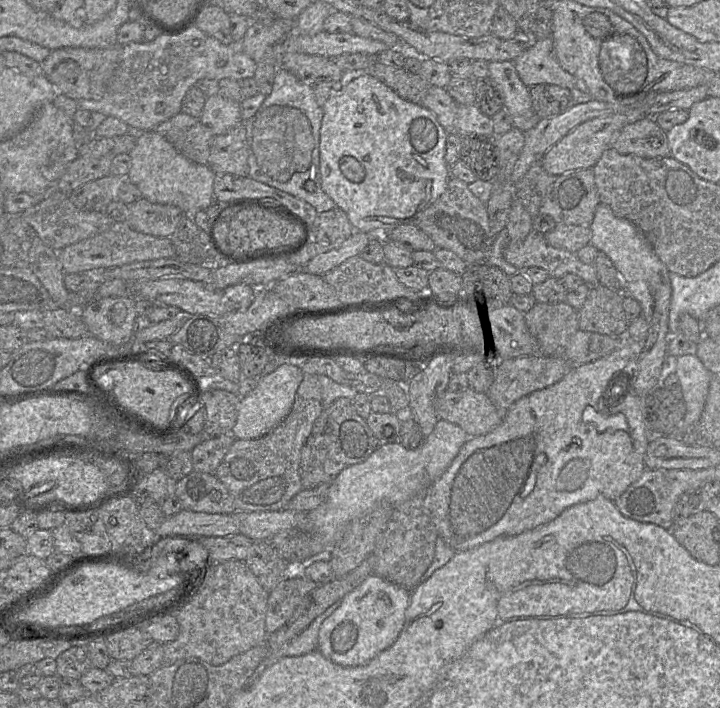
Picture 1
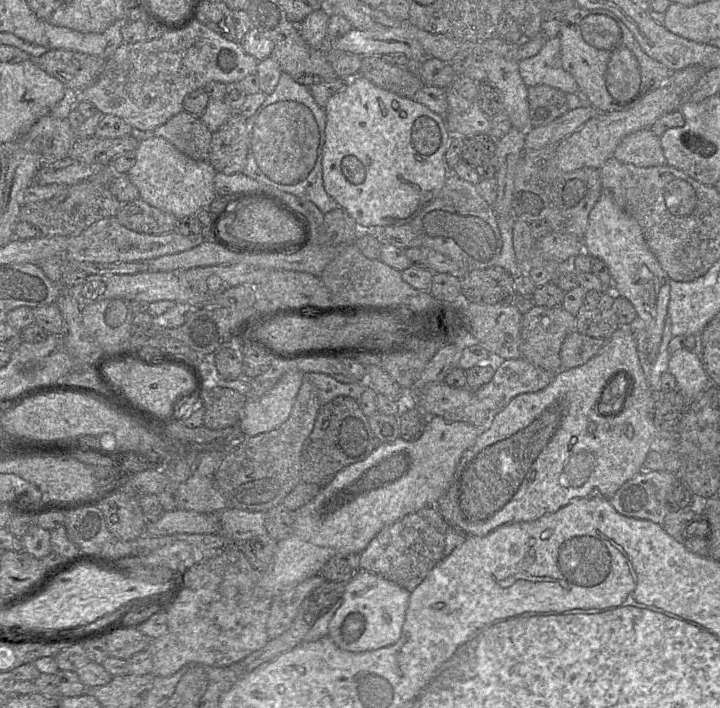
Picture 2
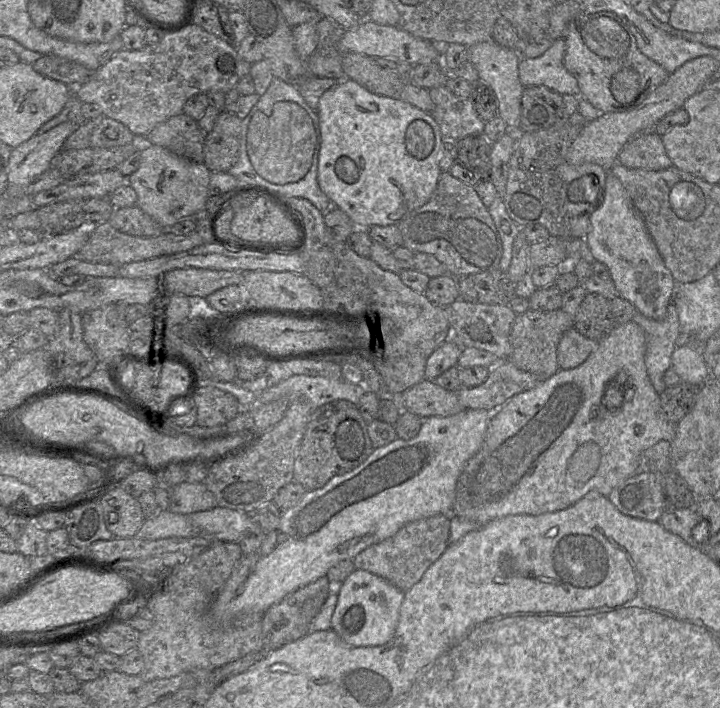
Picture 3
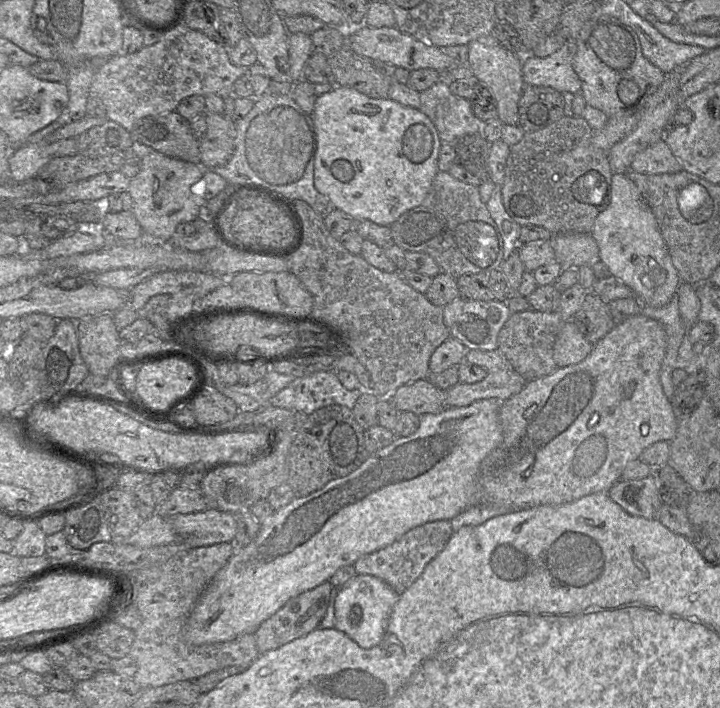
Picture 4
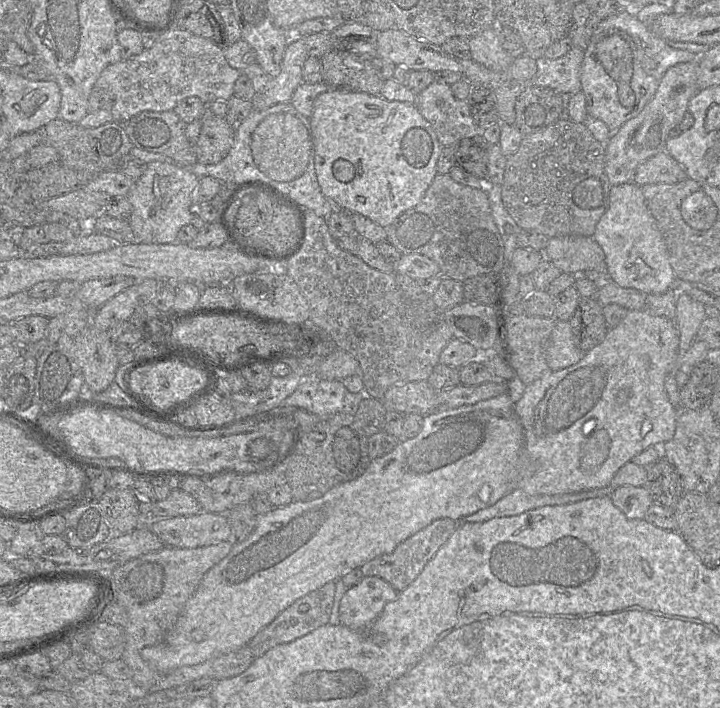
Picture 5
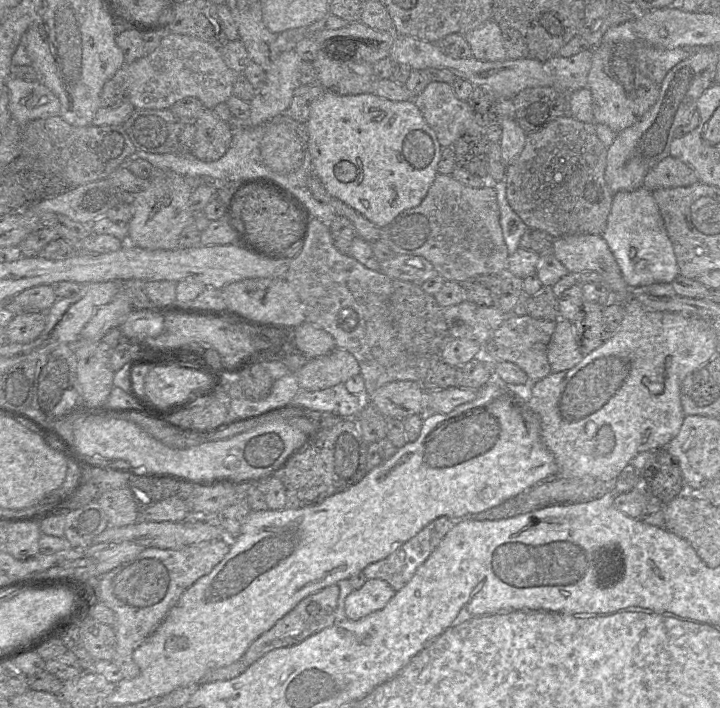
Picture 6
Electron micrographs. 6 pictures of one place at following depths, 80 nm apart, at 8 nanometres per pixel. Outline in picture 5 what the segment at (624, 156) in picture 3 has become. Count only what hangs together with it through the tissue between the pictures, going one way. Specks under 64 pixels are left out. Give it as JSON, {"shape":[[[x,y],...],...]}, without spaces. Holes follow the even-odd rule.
{"shape":[[[662,151],[642,162],[636,169],[634,182],[645,184],[674,184],[688,178],[685,169],[669,153]]]}

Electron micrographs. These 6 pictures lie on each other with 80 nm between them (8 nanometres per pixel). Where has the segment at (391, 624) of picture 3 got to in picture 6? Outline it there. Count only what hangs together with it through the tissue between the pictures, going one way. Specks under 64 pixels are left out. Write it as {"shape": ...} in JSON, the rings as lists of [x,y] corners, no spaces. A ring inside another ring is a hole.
{"shape":[[[367,579],[358,590],[352,591],[345,600],[345,614],[349,620],[359,620],[383,609],[396,591],[382,579]]]}

